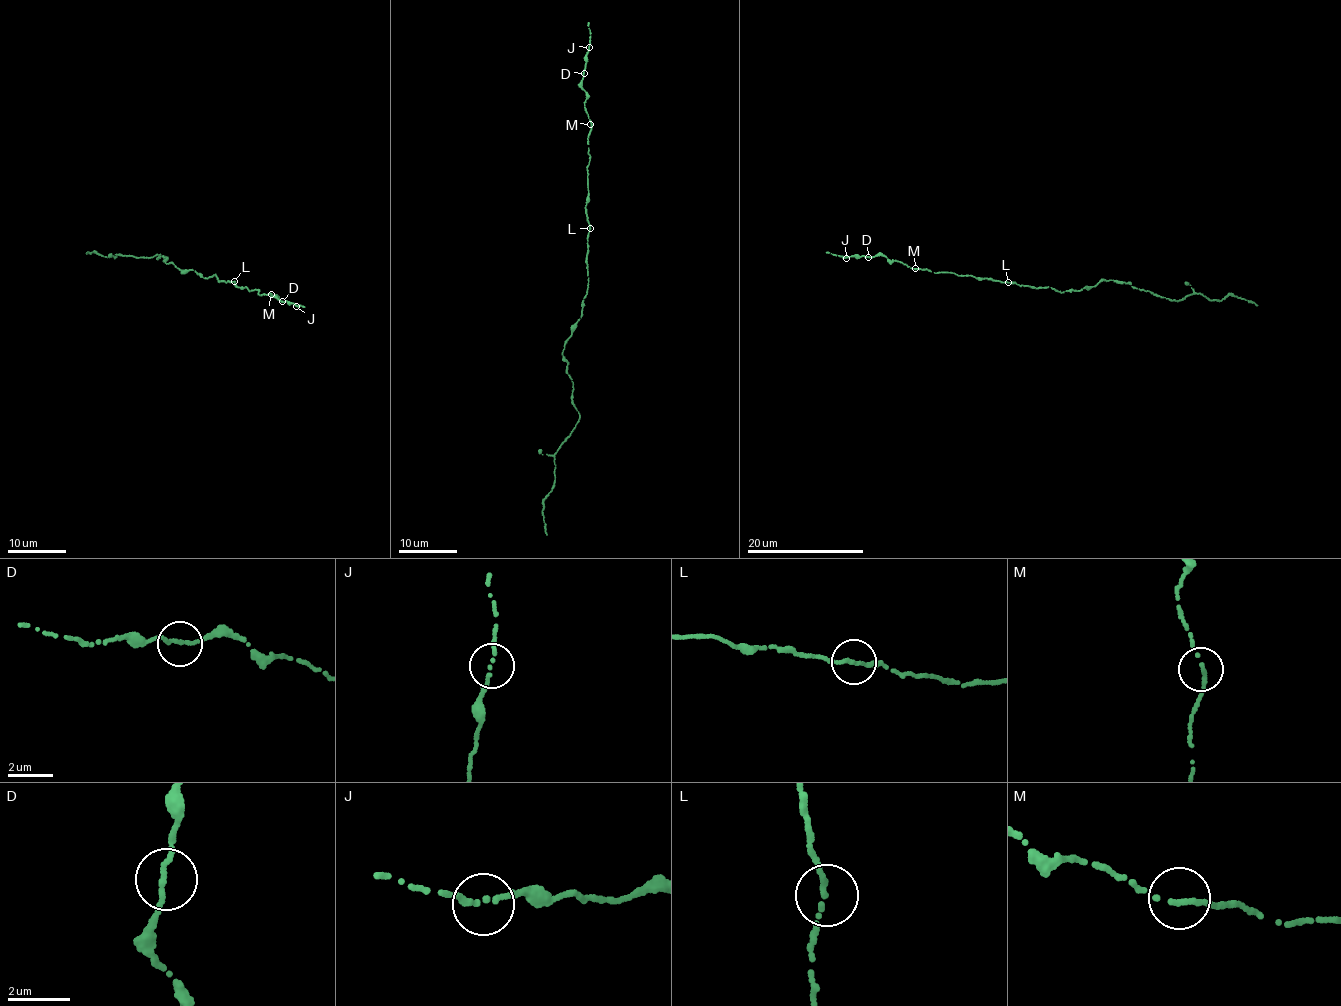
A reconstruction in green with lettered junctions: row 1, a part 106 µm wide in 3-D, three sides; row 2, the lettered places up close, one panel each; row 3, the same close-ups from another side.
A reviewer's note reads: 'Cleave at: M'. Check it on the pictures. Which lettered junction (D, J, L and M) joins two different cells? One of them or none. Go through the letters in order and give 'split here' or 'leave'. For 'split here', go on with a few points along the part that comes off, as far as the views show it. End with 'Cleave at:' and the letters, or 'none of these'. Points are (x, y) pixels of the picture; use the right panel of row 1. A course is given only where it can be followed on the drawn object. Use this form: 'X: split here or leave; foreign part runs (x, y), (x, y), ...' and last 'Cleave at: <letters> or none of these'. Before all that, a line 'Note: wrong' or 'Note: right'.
Note: wrong
D: leave
J: leave
L: leave
M: leave
Cleave at: none of these

